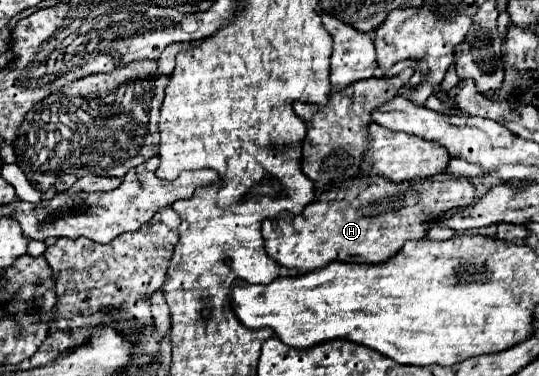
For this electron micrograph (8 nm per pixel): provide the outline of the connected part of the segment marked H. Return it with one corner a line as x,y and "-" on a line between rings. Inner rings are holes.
435,174
431,178
415,178
399,184
383,178
365,178
349,184
349,192
339,192
343,190
335,190
333,198
321,196
321,200
307,204
301,214
285,214
263,222
265,250
279,266
305,274
333,260
357,264
385,262
407,240
425,238
429,230
427,220
431,216
441,216
451,208
469,206
475,188
467,178

